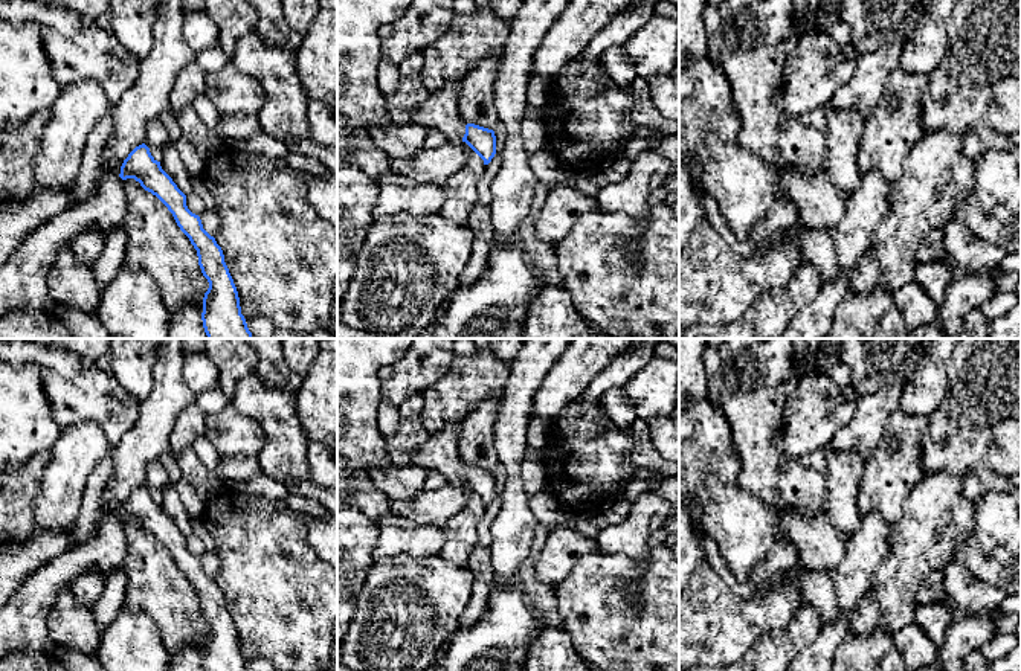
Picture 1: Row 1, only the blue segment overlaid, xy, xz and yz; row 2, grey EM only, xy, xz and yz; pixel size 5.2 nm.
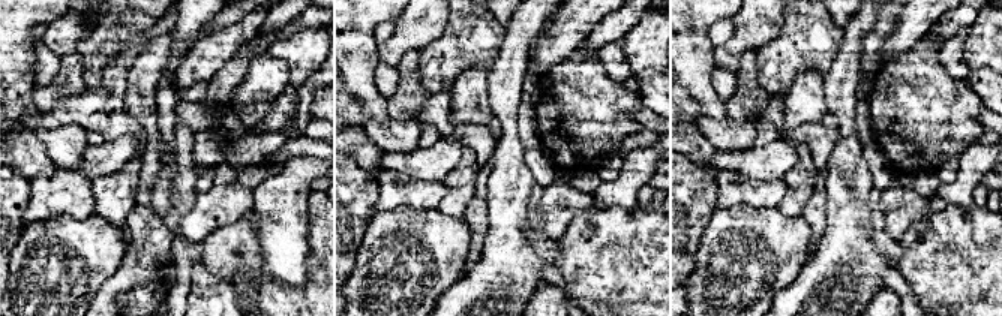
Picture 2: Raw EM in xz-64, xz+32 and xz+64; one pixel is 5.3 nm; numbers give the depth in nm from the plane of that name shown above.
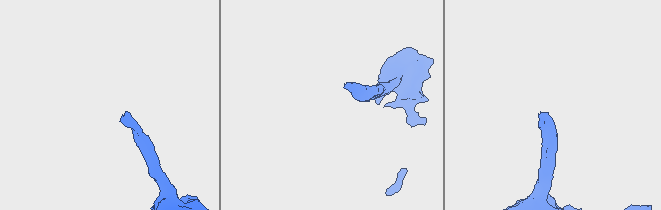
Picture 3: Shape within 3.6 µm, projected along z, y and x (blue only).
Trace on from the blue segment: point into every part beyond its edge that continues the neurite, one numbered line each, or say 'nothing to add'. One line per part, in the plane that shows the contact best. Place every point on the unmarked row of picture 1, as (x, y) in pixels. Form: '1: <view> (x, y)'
1: xz (440, 453)

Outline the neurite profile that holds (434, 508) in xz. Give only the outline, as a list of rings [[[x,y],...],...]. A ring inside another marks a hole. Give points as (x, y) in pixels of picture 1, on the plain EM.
[[[446,482],[438,490],[423,490],[409,502],[389,500],[392,514],[407,517],[417,523],[443,528],[461,512],[473,491],[465,483]]]

